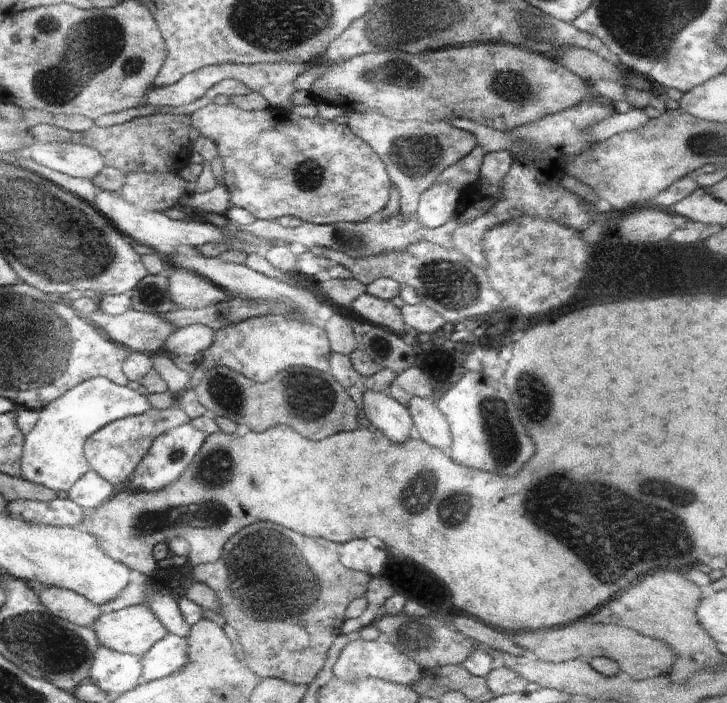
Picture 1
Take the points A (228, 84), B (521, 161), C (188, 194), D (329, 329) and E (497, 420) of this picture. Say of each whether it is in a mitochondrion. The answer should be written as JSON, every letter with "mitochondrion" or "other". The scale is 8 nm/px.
{"A":"other","B":"other","C":"other","D":"other","E":"mitochondrion"}

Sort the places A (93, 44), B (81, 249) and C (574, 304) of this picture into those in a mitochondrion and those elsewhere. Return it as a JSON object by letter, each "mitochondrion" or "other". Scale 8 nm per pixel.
{"A":"mitochondrion","B":"mitochondrion","C":"other"}

